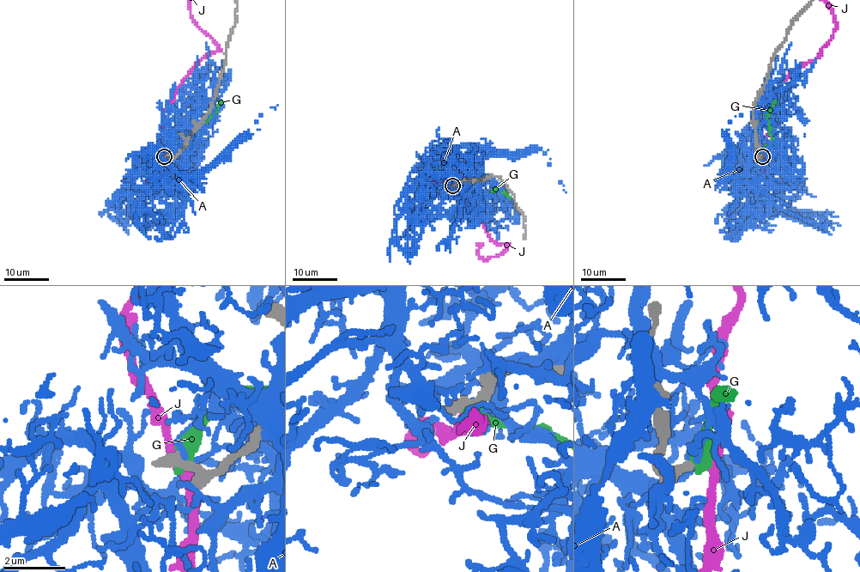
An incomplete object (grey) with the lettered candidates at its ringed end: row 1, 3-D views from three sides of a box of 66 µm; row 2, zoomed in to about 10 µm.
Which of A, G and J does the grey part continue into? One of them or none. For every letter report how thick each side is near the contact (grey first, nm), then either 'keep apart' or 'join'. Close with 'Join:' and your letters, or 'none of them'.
A: 440/150 nm | keep apart
G: 440/650 nm | keep apart
J: 400/300 nm | keep apart
Join: none of them

